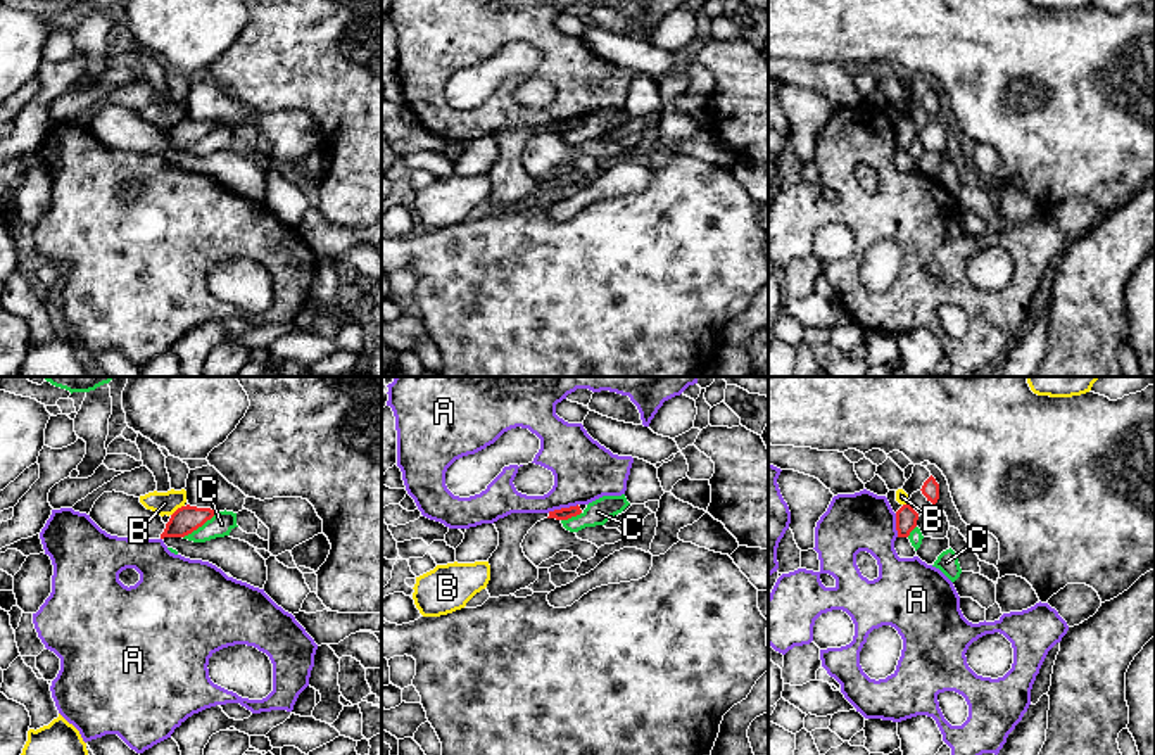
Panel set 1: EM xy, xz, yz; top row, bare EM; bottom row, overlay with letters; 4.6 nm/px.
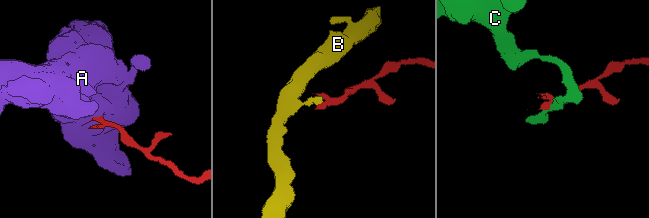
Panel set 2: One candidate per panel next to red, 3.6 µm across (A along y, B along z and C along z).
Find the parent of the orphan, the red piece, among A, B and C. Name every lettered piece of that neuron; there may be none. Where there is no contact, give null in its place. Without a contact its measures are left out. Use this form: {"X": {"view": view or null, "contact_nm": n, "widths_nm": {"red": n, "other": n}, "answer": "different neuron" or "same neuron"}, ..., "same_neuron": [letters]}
{"A": {"view": "xz", "contact_nm": 150, "widths_nm": {"red": 60, "other": 280}, "answer": "different neuron"}, "B": {"view": "xy", "contact_nm": 80, "widths_nm": {"red": 130, "other": 110}, "answer": "different neuron"}, "C": {"view": "xy", "contact_nm": 200, "widths_nm": {"red": 130, "other": 110}, "answer": "different neuron"}, "same_neuron": []}

